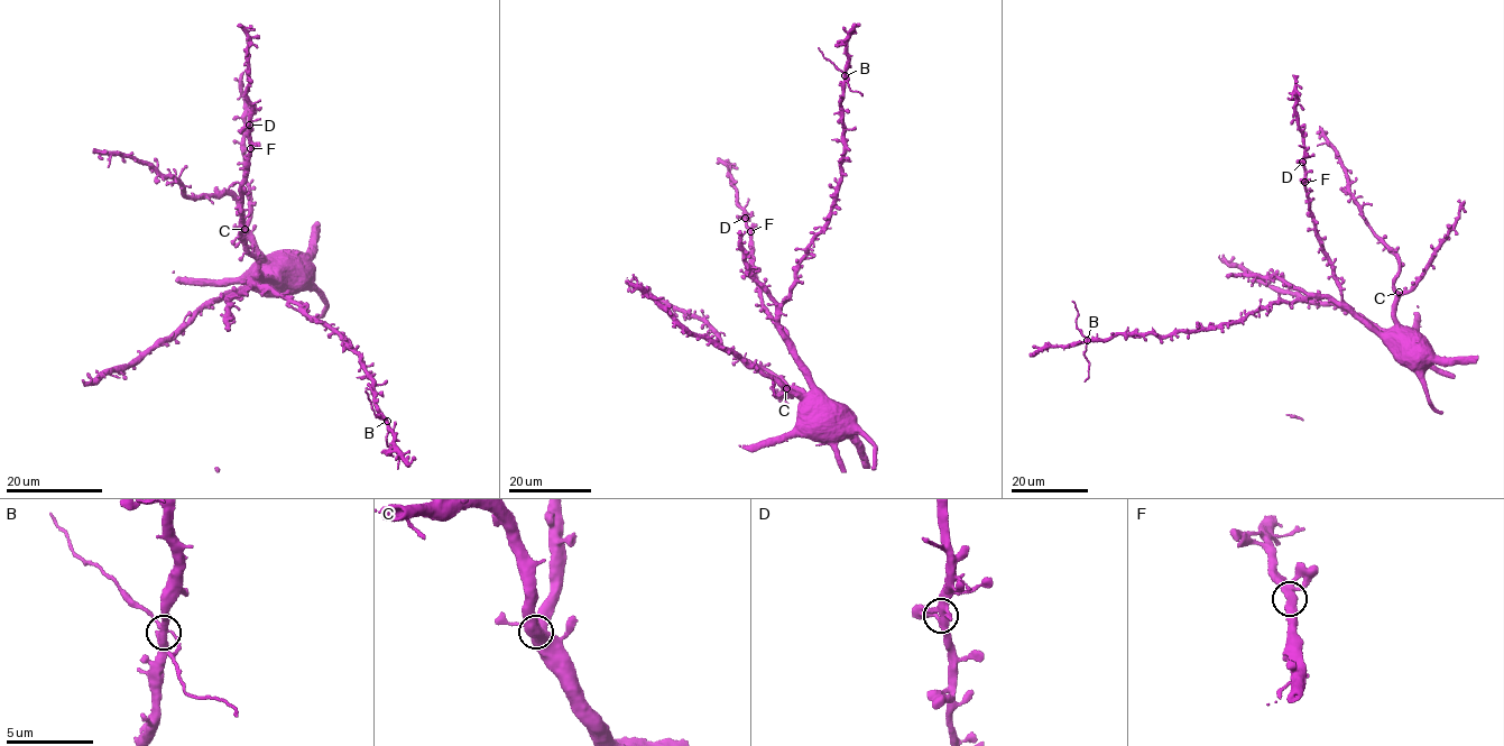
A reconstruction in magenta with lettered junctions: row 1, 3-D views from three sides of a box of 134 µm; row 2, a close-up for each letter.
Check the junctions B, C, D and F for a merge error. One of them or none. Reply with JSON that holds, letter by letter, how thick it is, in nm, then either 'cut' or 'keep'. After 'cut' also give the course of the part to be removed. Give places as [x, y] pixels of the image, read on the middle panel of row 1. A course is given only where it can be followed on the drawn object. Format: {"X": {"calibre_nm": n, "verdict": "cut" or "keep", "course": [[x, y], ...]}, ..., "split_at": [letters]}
{"B": {"calibre_nm": 400, "verdict": "cut", "course": [[845, 75], [851, 91], [861, 94]]}, "C": {"calibre_nm": 460, "verdict": "keep"}, "D": {"calibre_nm": 400, "verdict": "keep"}, "F": {"calibre_nm": 380, "verdict": "keep"}, "split_at": ["B"]}

